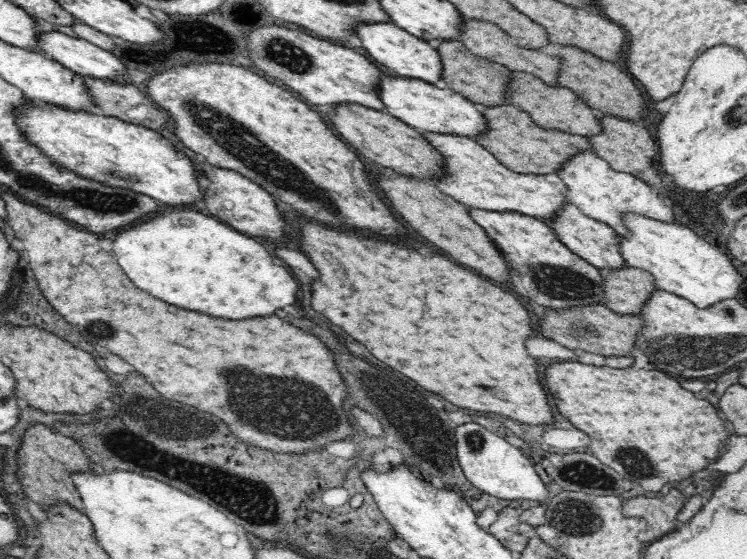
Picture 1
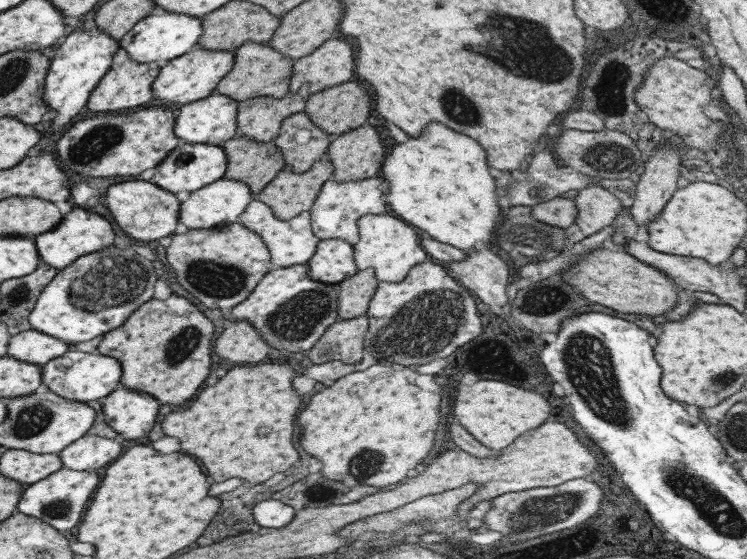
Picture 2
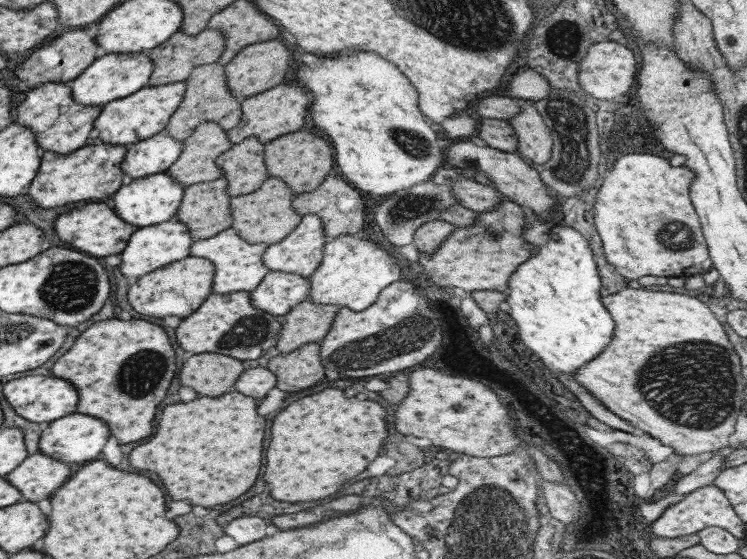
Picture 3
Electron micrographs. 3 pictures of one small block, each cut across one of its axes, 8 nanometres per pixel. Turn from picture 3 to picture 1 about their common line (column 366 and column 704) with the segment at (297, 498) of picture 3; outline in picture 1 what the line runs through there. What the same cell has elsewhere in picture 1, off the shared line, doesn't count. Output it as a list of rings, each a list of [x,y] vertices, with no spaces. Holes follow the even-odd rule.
[[[564,360],[546,366],[544,386],[561,416],[590,437],[588,452],[653,493],[674,480],[683,486],[684,478],[718,456],[720,444],[730,436],[710,402],[696,398],[663,371]]]

